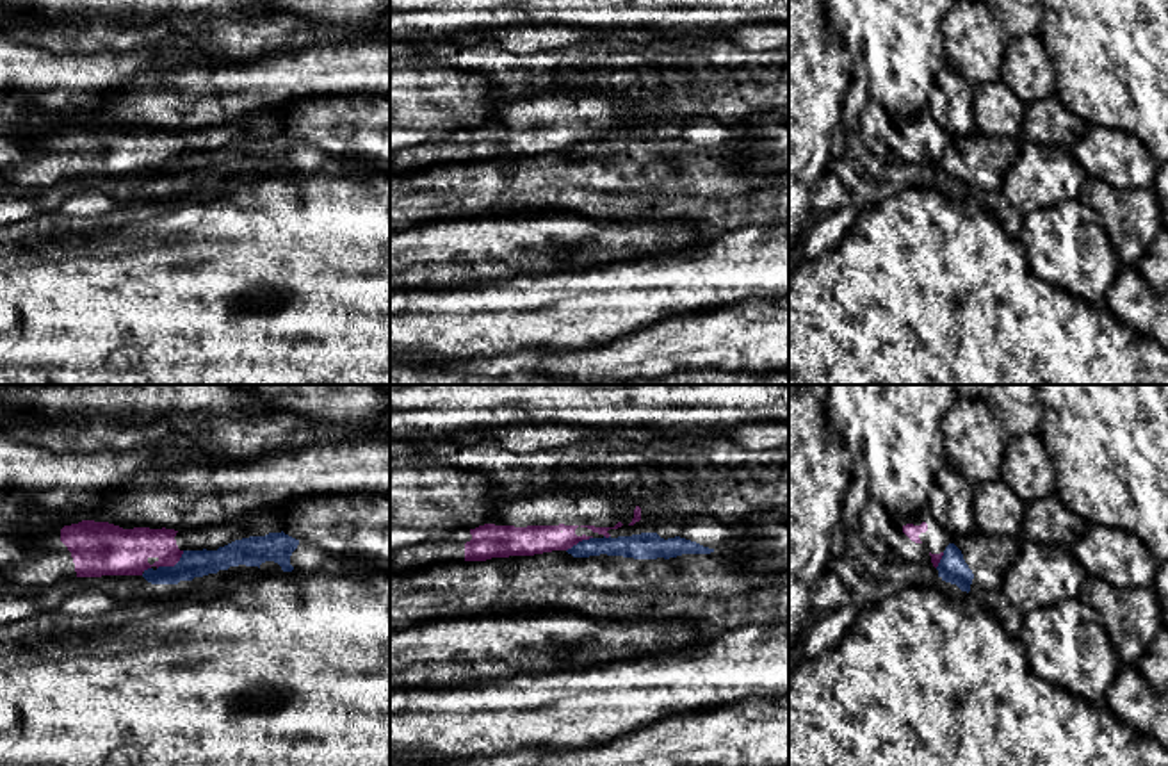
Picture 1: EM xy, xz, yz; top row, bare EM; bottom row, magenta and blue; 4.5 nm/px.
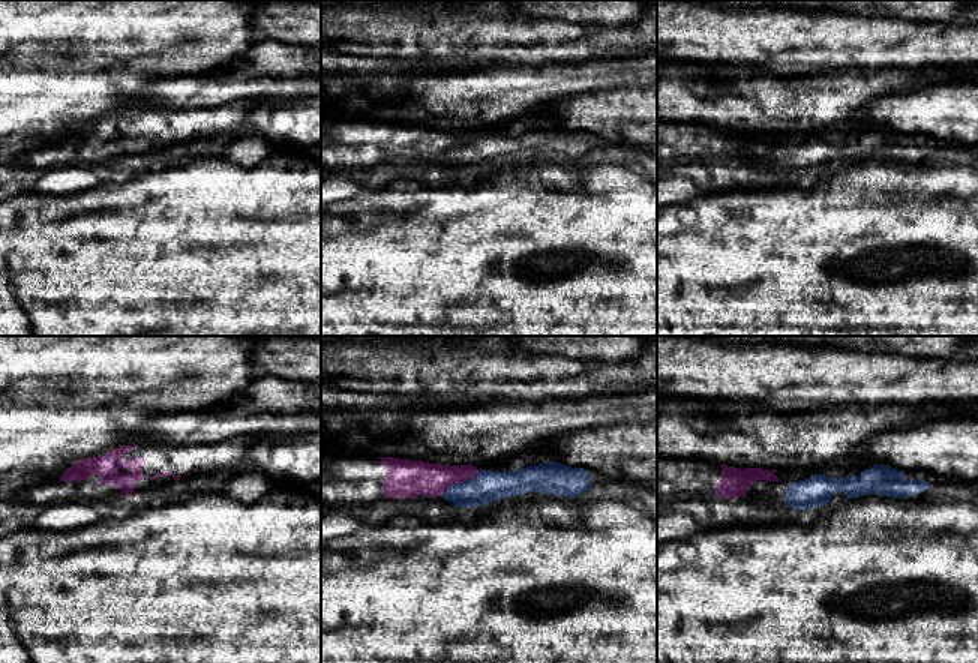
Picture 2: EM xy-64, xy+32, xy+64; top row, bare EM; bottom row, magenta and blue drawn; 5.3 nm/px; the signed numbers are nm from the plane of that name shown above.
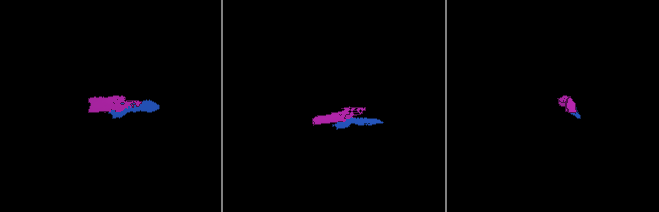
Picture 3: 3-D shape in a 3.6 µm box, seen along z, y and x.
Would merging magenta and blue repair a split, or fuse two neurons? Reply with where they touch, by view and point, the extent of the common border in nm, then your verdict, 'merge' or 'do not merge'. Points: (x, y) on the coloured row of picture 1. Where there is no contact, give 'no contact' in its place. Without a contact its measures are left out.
xy (171, 565) | 150 nm | do not merge

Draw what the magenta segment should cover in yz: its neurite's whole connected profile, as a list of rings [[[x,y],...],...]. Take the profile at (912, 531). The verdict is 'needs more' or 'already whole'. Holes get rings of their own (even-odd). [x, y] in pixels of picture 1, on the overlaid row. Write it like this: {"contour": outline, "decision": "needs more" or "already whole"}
{"contour": [[[924,509],[908,520],[885,522],[876,531],[876,542],[885,554],[921,566],[933,565],[937,568],[953,538]]], "decision": "needs more"}

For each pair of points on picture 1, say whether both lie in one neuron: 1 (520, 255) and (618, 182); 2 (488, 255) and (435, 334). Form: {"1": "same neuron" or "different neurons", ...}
{"1": "different neurons", "2": "different neurons"}

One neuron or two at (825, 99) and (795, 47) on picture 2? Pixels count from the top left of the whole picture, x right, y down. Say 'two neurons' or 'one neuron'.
two neurons

